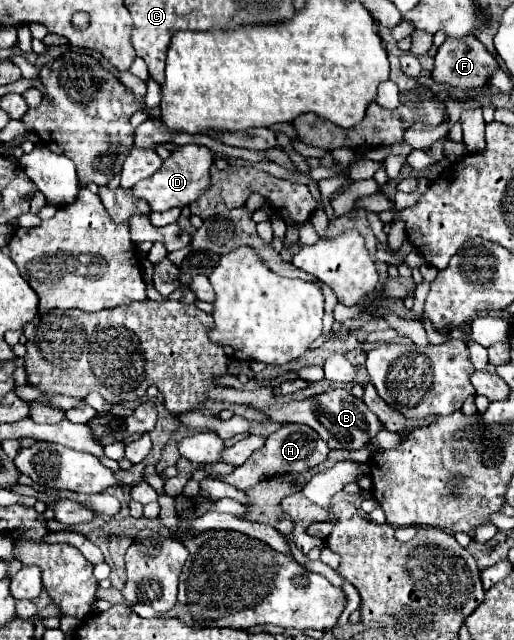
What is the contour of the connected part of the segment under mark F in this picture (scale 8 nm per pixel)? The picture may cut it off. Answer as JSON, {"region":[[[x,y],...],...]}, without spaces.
{"region":[[[446,40],[434,56],[432,80],[458,90],[478,90],[498,68],[496,58],[476,40]]]}

